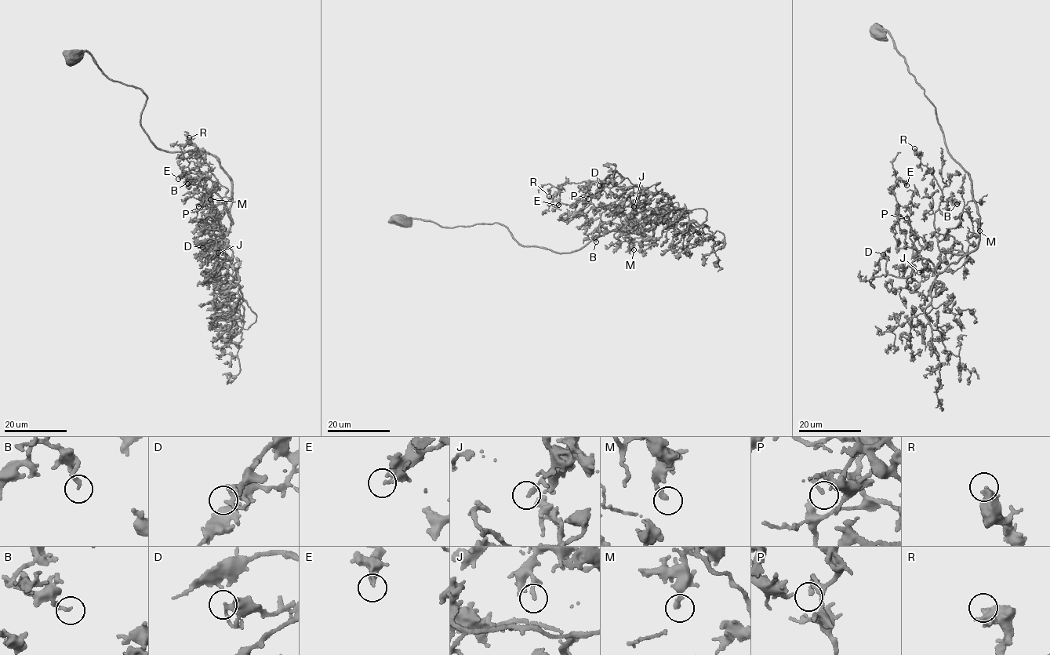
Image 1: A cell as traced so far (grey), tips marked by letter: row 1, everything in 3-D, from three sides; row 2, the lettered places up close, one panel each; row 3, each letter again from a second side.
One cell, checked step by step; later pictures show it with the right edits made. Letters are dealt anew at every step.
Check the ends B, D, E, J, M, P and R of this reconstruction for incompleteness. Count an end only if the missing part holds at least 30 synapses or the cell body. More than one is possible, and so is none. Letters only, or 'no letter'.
no letter

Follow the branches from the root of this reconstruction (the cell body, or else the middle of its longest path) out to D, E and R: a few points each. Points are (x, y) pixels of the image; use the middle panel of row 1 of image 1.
D: (398, 218), (499, 223), (557, 252), (611, 231), (654, 238), (631, 217), (638, 187), (619, 175), (599, 185)
E: (398, 218), (499, 223), (557, 252), (611, 231), (654, 238), (618, 186), (566, 181), (558, 205)
R: (398, 218), (499, 223), (557, 252), (611, 231), (654, 238), (637, 206), (592, 220), (549, 196)

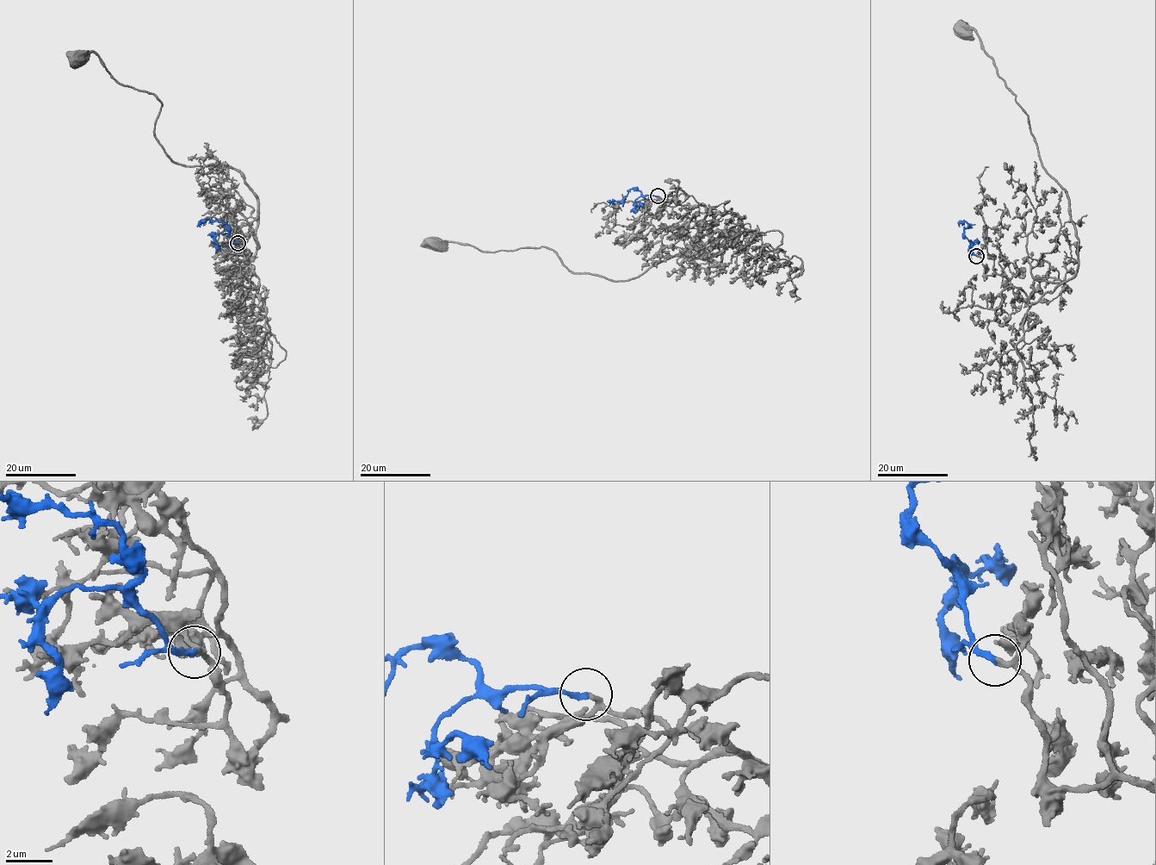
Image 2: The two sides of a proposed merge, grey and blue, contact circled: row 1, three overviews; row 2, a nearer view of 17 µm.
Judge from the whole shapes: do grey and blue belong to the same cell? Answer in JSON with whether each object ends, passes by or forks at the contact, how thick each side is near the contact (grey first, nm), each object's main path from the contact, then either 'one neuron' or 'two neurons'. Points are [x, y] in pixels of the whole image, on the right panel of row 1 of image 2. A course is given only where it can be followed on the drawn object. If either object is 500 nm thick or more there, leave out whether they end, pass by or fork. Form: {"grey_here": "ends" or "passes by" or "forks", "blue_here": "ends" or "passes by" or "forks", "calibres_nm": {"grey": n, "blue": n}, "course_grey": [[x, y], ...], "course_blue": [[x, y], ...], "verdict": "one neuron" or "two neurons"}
{"grey_here": "passes by", "blue_here": "ends", "calibres_nm": {"grey": 190, "blue": 200}, "course_grey": [[977, 256], [986, 275], [1004, 275], [1035, 302], [1074, 276], [1078, 237], [1023, 109], [979, 38], [961, 28]], "course_blue": [[976, 256], [964, 232], [967, 223], [962, 220], [958, 226]], "verdict": "one neuron"}

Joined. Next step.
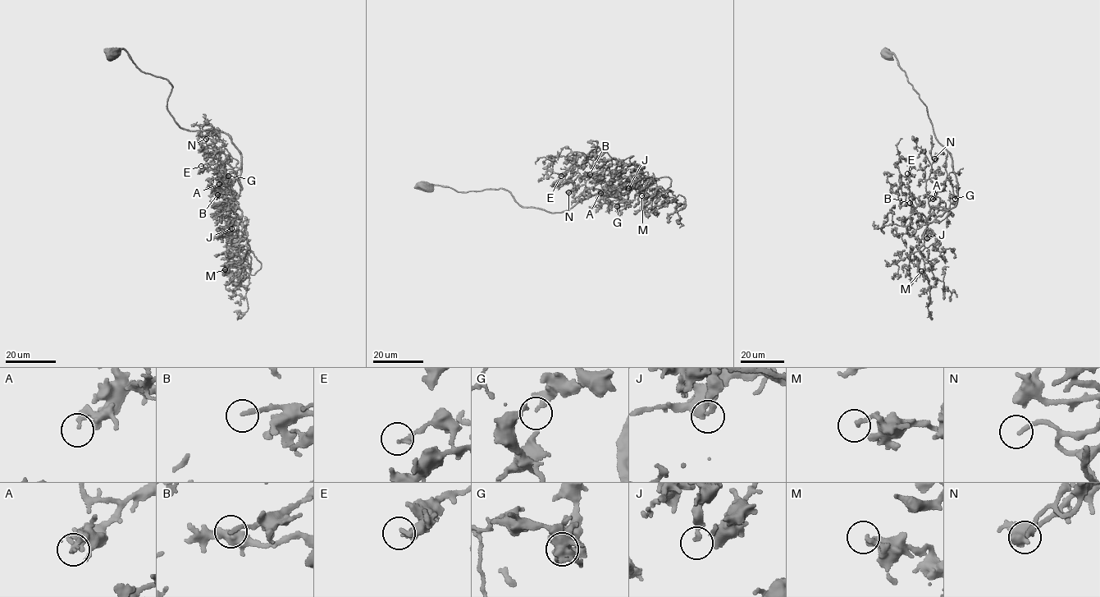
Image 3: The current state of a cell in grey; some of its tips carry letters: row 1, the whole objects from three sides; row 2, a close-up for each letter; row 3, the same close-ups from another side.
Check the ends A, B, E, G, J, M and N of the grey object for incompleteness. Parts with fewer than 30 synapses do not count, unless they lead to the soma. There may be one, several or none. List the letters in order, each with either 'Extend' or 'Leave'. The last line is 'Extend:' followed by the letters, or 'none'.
A: Leave
B: Extend
E: Leave
G: Leave
J: Leave
M: Leave
N: Extend
Extend: B, N

